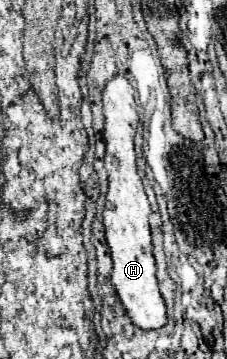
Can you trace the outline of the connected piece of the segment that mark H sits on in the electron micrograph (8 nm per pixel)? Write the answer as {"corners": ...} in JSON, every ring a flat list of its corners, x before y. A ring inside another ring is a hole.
{"corners":[[121,74,113,76,103,90,103,114,105,114,105,170,109,174,107,202,103,210,105,238,113,258,111,284,117,290,121,304,127,310,127,316,135,326,143,330,161,328,167,322,165,302,161,298,157,278,155,278,155,260,151,252,151,232,149,232,149,200,143,190,143,182,137,176,135,168,135,150,133,136,137,128,137,104,133,96,133,86]]}

